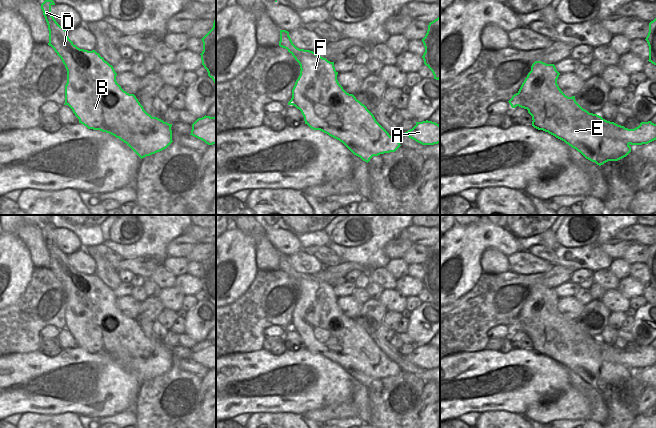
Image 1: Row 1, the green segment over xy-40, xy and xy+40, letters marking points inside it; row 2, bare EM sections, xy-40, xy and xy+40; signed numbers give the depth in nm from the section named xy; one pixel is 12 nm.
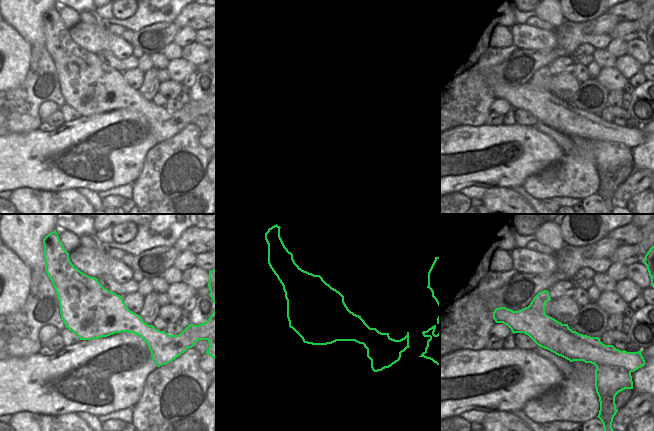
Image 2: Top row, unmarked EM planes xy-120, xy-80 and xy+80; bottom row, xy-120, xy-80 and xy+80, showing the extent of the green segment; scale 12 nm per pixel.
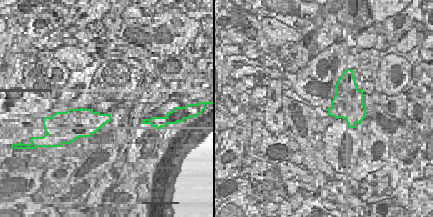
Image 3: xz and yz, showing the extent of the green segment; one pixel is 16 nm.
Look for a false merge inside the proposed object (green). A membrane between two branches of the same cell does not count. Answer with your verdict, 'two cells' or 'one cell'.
two cells

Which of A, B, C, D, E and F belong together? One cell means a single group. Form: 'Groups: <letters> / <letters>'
Groups: A B E / C D F

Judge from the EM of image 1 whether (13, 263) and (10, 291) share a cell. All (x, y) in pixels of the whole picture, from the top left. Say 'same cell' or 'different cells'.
same cell

